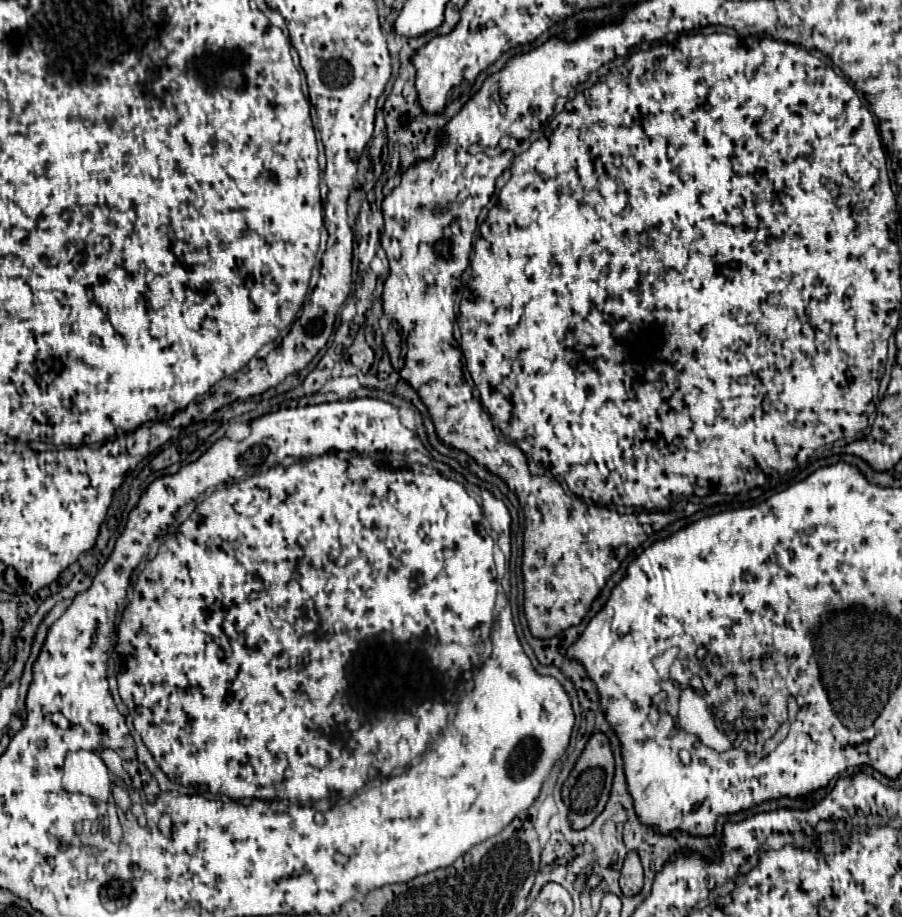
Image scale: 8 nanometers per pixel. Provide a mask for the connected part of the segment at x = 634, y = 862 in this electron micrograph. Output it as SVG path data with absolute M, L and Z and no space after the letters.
M631 852L625 860L625 866L621 870L621 892L625 896L635 896L643 888L643 866L639 862L639 856Z

